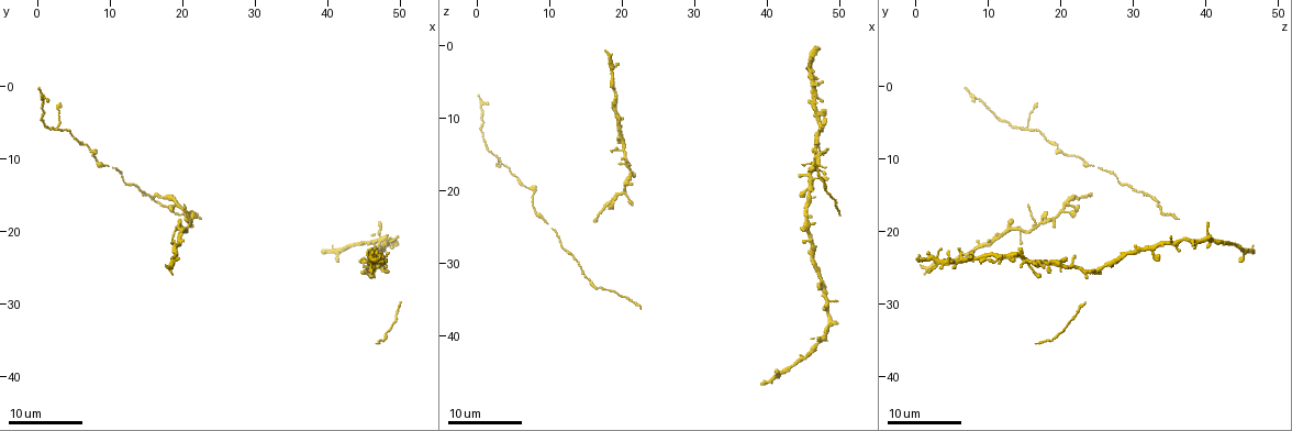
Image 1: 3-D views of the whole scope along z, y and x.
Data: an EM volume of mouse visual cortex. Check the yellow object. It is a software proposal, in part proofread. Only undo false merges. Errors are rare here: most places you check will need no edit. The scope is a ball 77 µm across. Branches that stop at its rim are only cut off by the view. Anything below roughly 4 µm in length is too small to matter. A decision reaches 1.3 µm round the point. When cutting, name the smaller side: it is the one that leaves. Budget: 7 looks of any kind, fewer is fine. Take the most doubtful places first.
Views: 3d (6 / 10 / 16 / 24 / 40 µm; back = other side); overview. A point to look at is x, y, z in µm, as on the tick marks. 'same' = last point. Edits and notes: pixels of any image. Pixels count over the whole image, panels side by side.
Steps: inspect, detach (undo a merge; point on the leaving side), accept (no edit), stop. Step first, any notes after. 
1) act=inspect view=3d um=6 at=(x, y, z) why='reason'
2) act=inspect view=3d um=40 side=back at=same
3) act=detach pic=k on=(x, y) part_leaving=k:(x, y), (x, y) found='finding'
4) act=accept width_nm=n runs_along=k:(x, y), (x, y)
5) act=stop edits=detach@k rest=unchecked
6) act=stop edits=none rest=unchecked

act=inspect view=3d um=16 at=(45.5, 24.0, 17.5)

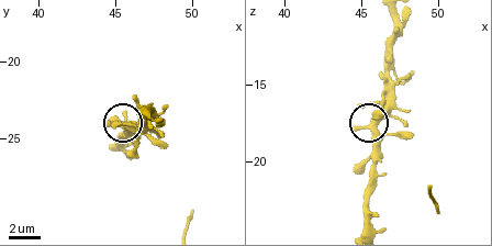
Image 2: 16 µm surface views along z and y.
act=inspect view=3d um=6 at=same

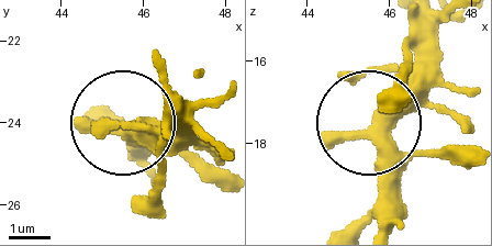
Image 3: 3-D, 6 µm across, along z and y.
act=accept width_nm=440 runs_along=3:(377, 224), (373, 119), (436, 48) found='one neuron here'

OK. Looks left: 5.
act=inspect view=3d um=24 at=(21.0, 18.5, 18.0) why='side arm on a straight run'

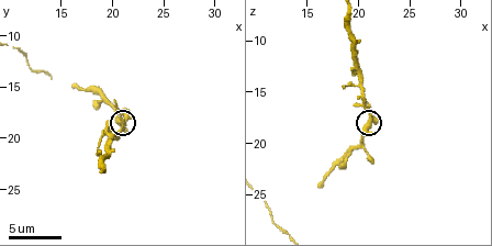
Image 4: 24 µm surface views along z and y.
act=inspect view=3d um=6 at=same

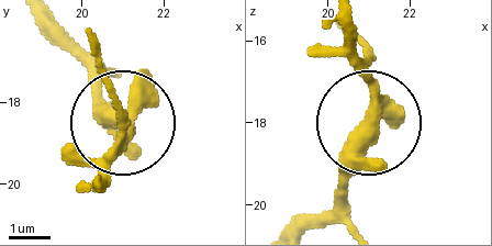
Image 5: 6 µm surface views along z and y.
act=accept found='one neuron here'

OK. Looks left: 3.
act=inspect view=3d um=24 at=(7.0, 8.0, 19.5)

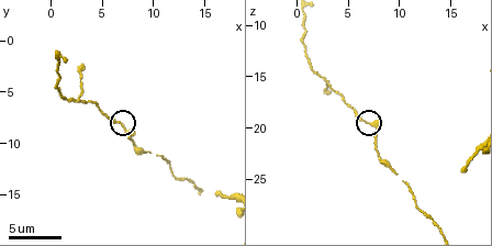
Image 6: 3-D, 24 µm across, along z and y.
act=inspect view=3d um=10 at=(7.0, 8.2, 19.6)

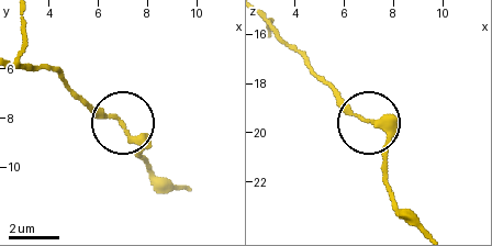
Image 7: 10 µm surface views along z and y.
act=inspect view=3d um=10 side=back at=(6.9, 8.2, 19.4)

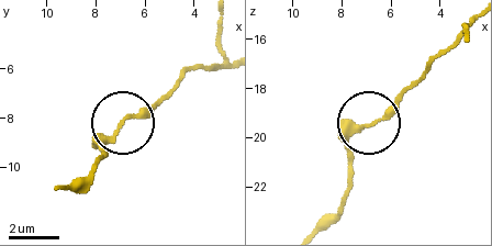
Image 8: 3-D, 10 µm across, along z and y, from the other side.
act=accept runs_along=8:(68, 189), (100, 160), (102, 147), (125, 122), (167, 99) found='continuous, no second neuron'

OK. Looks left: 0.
act=stop edits=none rest=unchecked

